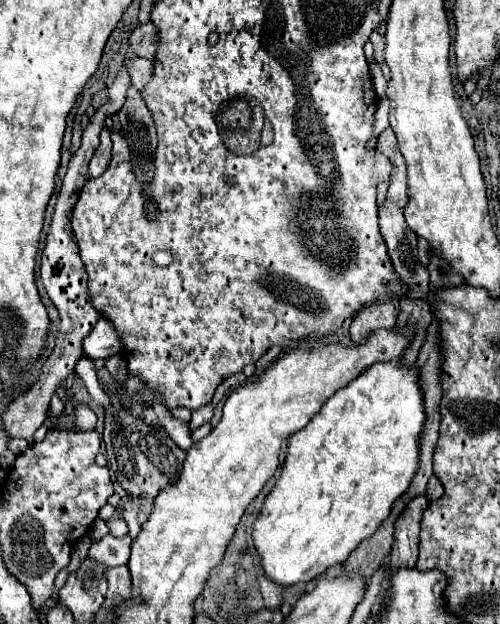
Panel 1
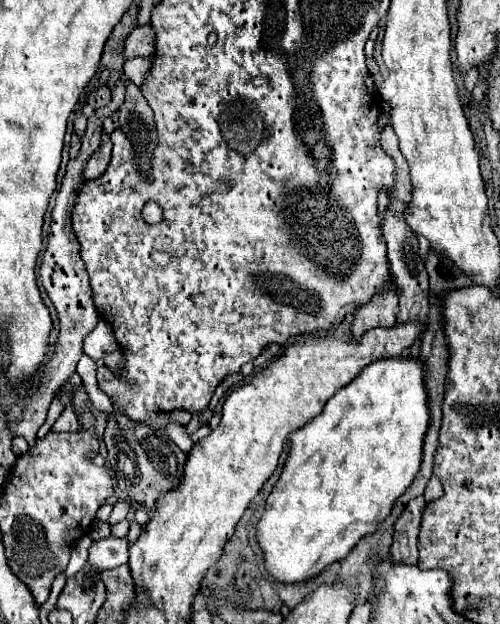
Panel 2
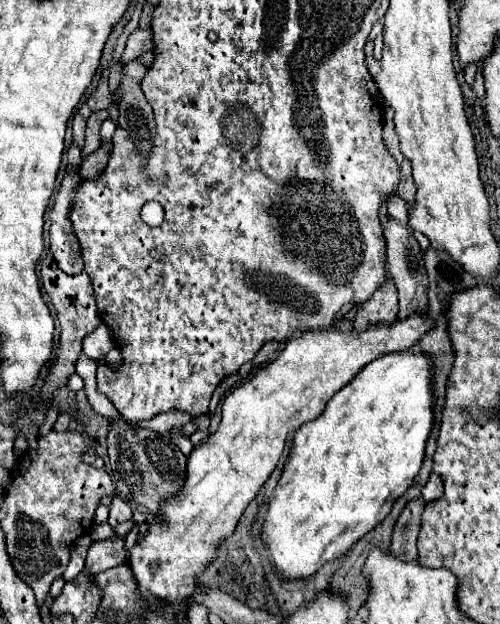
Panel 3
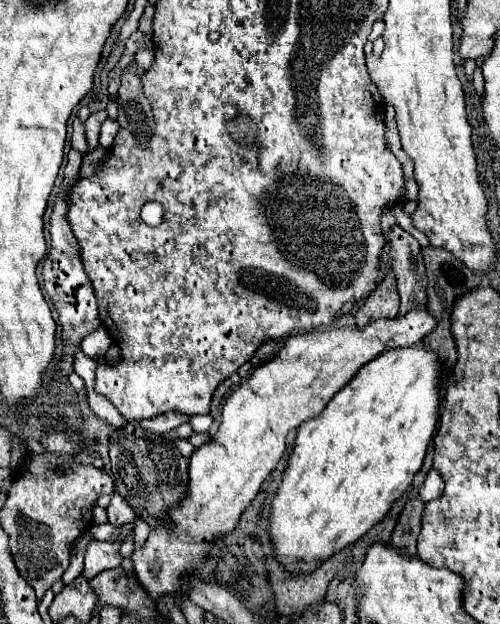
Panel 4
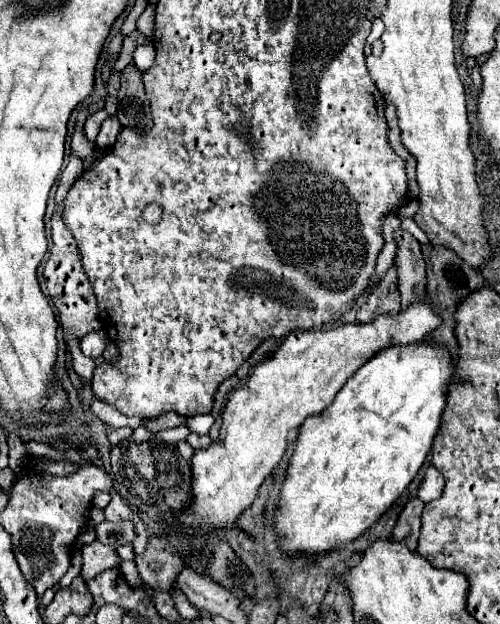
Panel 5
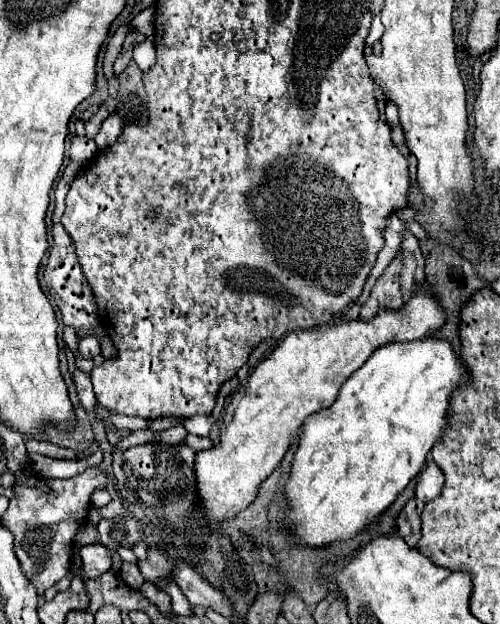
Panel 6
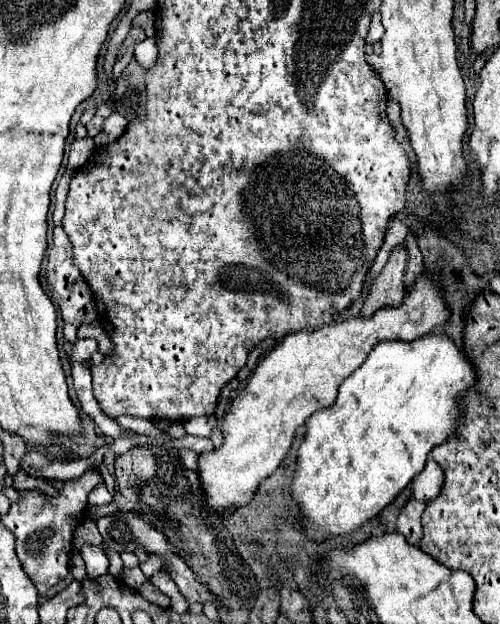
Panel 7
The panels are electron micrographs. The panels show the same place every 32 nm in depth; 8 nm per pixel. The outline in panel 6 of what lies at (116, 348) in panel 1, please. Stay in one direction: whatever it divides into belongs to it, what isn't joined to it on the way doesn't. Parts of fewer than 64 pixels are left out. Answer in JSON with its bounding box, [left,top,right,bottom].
[78,336,101,358]

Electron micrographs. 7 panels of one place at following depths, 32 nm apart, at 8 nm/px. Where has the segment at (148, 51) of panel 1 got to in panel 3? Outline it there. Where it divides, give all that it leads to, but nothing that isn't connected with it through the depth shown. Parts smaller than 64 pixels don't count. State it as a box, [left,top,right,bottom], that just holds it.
[120,28,152,66]

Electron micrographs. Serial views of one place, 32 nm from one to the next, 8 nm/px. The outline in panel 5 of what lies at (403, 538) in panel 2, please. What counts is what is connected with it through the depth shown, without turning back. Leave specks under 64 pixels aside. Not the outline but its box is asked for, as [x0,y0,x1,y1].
[392,498,424,550]

